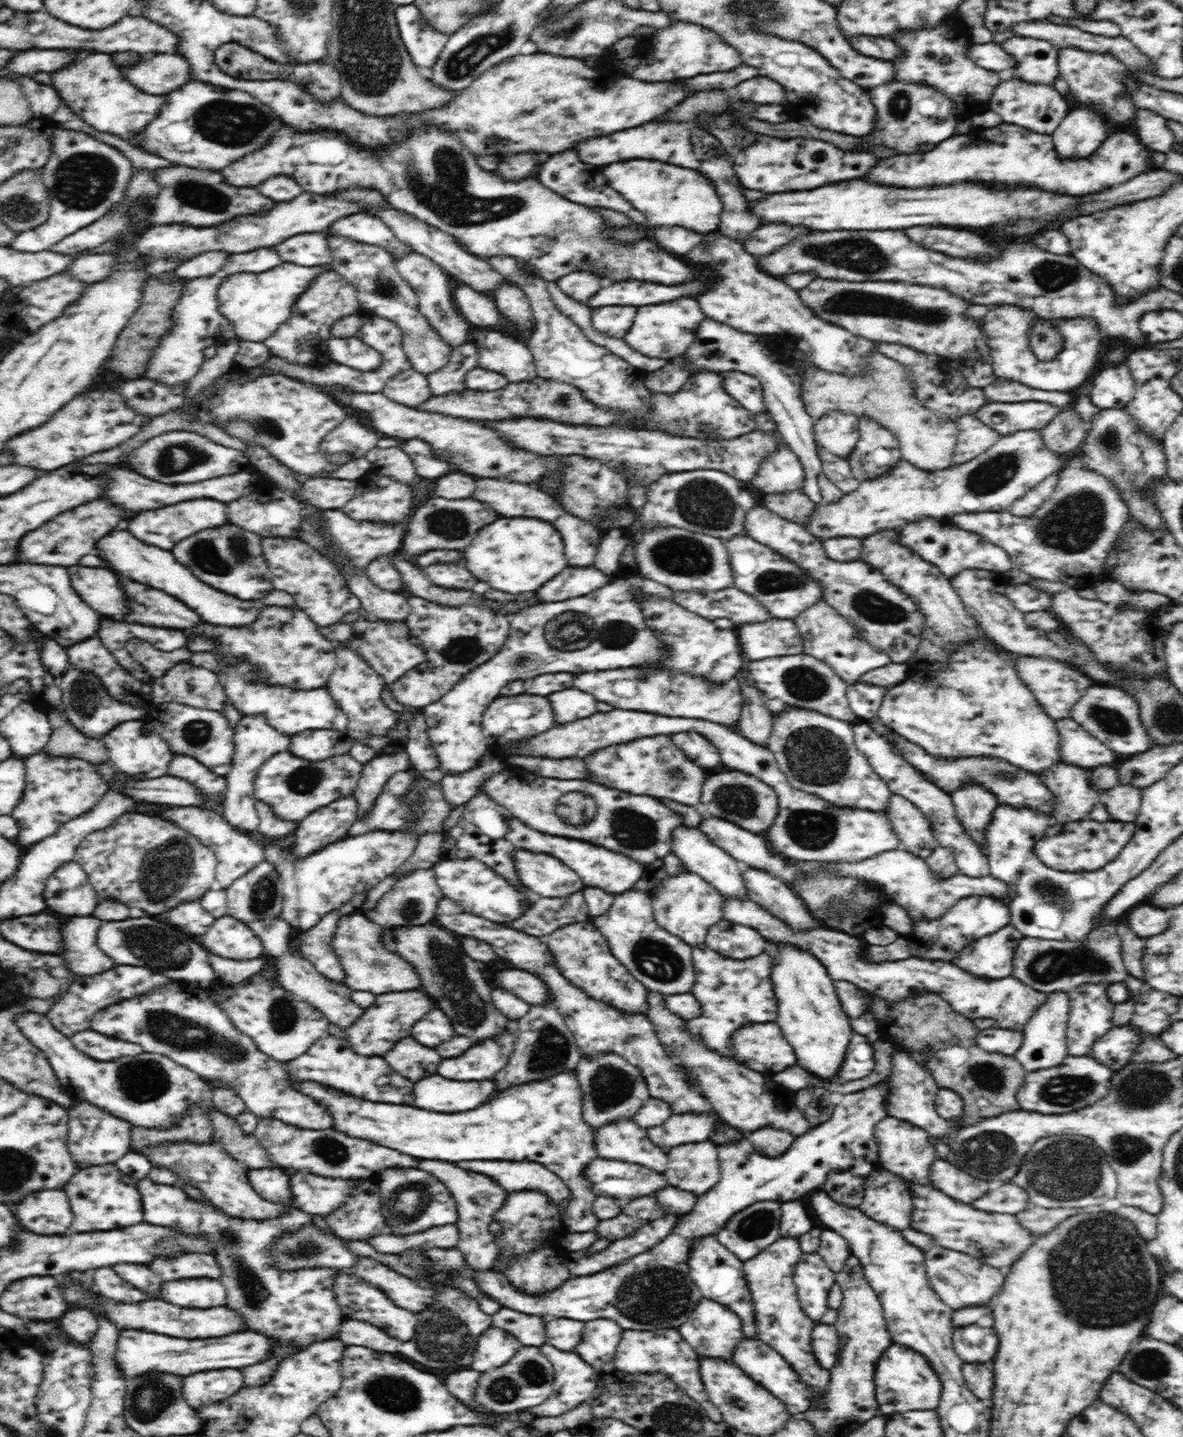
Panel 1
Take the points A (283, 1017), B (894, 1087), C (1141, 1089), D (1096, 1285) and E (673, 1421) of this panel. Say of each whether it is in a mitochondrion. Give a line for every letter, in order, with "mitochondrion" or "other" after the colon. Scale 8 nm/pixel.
A: mitochondrion
B: mitochondrion
C: mitochondrion
D: mitochondrion
E: mitochondrion

